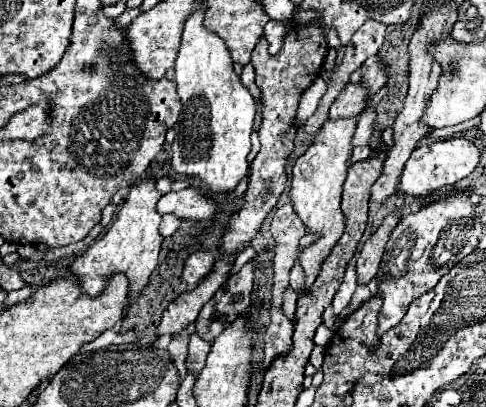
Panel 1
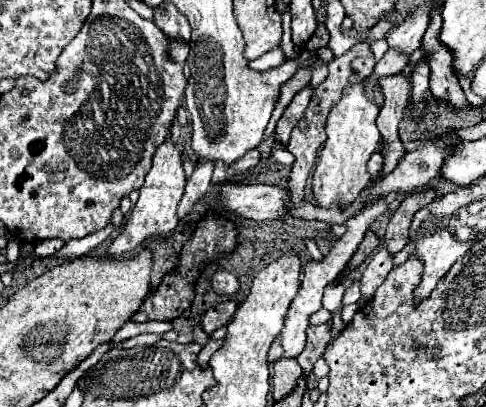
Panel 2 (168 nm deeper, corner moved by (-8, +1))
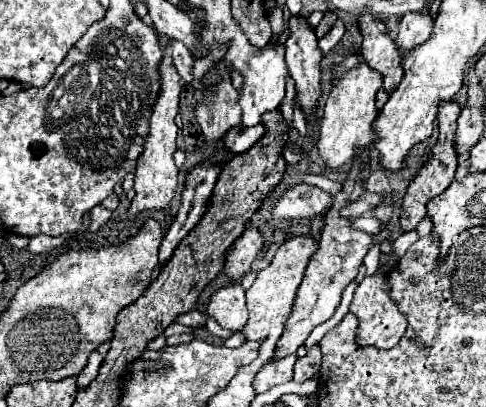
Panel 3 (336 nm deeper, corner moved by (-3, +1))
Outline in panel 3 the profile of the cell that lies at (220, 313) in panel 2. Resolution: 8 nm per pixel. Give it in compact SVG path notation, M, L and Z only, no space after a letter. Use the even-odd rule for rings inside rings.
M189 310L187 314L179 316L179 318L177 318L177 322L179 322L179 324L185 324L185 326L199 328L199 326L205 326L205 318L207 318L207 314L205 314L205 312L199 312L199 310Z

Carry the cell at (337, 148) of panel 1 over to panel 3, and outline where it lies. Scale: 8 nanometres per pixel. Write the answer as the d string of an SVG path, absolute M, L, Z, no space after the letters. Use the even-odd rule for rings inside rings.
M365 60L359 62L357 68L347 70L343 76L337 78L337 84L331 86L331 92L325 102L325 114L321 118L321 134L319 134L319 154L325 160L325 168L341 168L351 158L355 158L355 152L367 144L371 144L371 124L375 116L379 114L379 108L375 104L377 92L383 86L383 74L369 68Z

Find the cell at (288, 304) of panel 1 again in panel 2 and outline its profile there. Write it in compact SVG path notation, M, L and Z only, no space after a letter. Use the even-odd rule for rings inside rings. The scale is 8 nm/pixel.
M308 326L308 330L306 330L306 348L298 356L298 364L302 366L306 376L312 374L312 364L322 356L328 340L330 340L330 328Z

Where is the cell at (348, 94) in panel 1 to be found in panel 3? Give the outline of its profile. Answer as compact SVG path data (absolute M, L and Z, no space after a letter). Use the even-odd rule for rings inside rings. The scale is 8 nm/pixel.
M419 10L409 12L399 22L399 36L395 44L399 46L399 52L407 52L407 48L415 48L429 40L433 30L433 12L431 10Z

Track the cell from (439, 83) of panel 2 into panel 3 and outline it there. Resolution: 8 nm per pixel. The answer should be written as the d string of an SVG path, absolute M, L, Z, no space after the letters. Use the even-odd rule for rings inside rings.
M449 102L449 104L441 104L439 106L439 140L437 144L431 148L431 158L425 162L425 166L419 170L417 178L411 182L405 198L403 198L403 212L401 212L401 226L405 232L415 230L417 224L427 216L427 202L445 192L445 188L453 182L455 172L457 172L457 150L455 150L455 130L457 130L457 116L459 116L461 108L457 106L457 102Z

